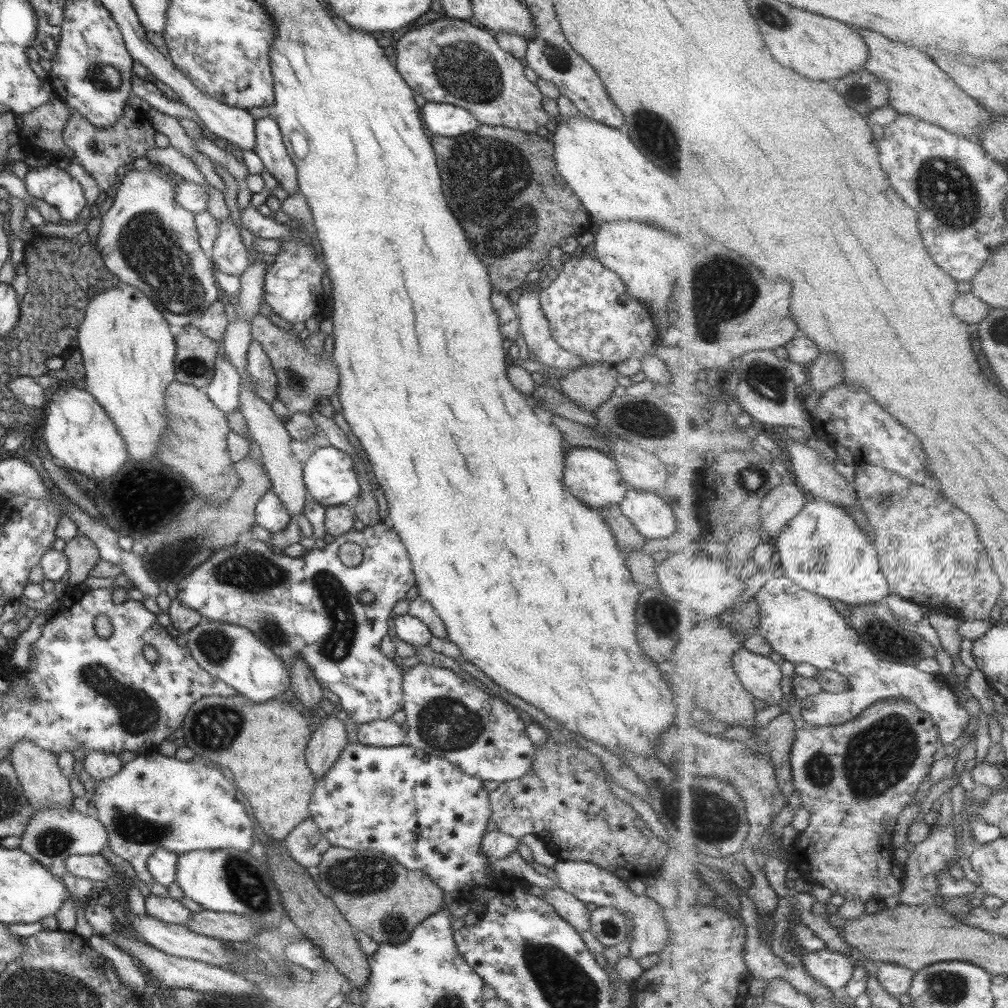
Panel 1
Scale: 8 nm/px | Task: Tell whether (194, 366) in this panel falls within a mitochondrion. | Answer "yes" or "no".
yes

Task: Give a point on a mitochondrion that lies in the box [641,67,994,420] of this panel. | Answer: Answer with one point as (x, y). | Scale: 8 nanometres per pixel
(953, 204)

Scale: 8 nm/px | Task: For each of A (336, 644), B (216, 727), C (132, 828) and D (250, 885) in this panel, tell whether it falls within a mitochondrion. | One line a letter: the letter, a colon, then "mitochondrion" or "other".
A: mitochondrion
B: mitochondrion
C: mitochondrion
D: mitochondrion

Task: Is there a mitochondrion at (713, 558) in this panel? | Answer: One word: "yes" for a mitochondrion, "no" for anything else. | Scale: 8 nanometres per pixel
no

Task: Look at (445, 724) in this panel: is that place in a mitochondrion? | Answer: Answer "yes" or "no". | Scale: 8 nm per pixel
yes

